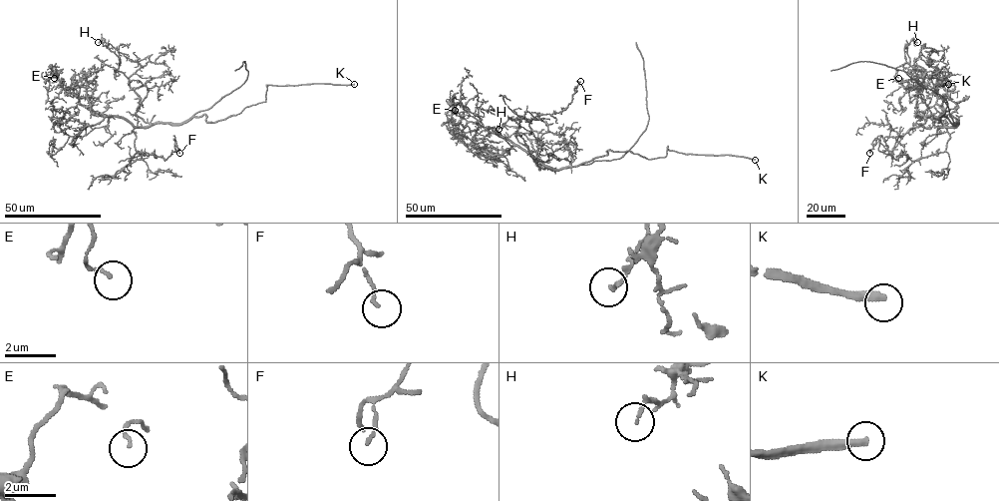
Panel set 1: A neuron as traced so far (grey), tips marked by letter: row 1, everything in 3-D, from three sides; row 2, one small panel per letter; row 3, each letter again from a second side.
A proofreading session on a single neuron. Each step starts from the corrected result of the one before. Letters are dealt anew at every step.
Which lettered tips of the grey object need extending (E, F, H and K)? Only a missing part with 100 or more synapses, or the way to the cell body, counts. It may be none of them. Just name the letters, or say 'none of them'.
K

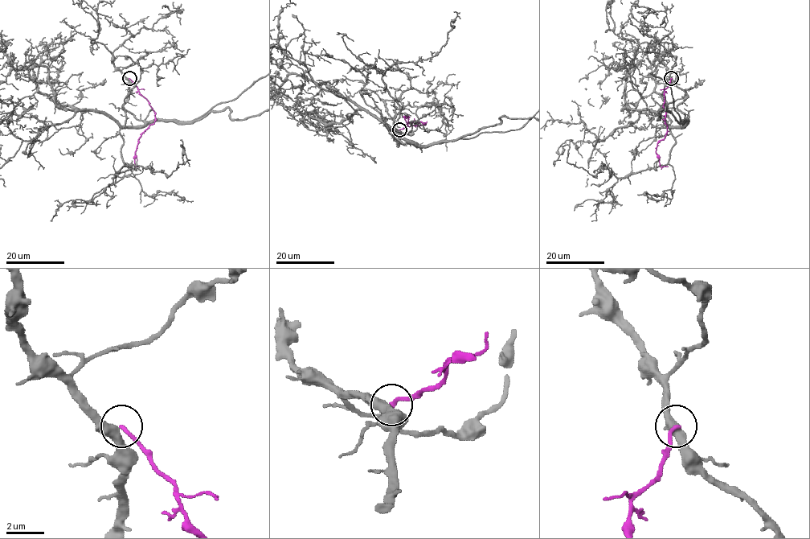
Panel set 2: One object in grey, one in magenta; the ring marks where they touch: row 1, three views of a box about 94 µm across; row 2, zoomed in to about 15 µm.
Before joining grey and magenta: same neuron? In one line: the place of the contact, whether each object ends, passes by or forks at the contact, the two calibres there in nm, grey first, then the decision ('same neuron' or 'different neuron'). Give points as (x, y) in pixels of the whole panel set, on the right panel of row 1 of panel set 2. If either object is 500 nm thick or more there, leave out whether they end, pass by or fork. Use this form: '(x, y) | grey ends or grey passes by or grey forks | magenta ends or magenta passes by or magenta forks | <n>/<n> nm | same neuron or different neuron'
(671, 78) | grey passes by | magenta ends | 440/220 nm | different neuron

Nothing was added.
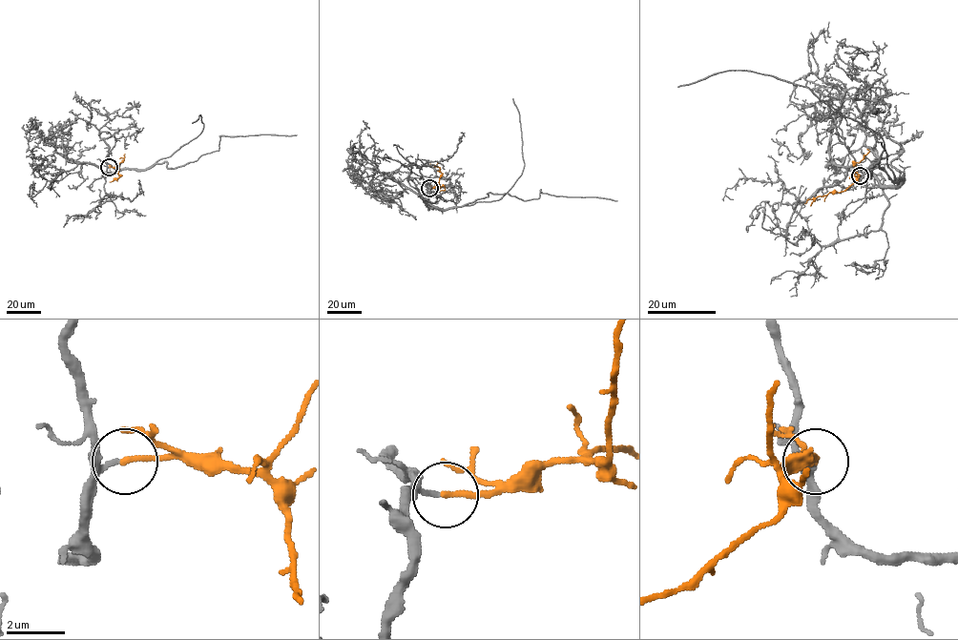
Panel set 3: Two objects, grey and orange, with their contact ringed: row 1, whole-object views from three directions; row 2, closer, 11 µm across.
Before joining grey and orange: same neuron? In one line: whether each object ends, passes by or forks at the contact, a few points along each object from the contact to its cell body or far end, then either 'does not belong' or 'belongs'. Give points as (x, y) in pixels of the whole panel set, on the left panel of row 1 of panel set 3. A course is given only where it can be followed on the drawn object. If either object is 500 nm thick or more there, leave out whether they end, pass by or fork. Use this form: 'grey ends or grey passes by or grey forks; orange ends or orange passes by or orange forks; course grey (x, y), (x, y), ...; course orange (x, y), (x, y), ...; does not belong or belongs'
grey passes by; orange ends; course grey (109, 167), (105, 173), (147, 169), (165, 161), (168, 168), (177, 168), (218, 150), (219, 135), (296, 134); course orange (109, 167), (114, 167), (121, 175), (110, 181); belongs

